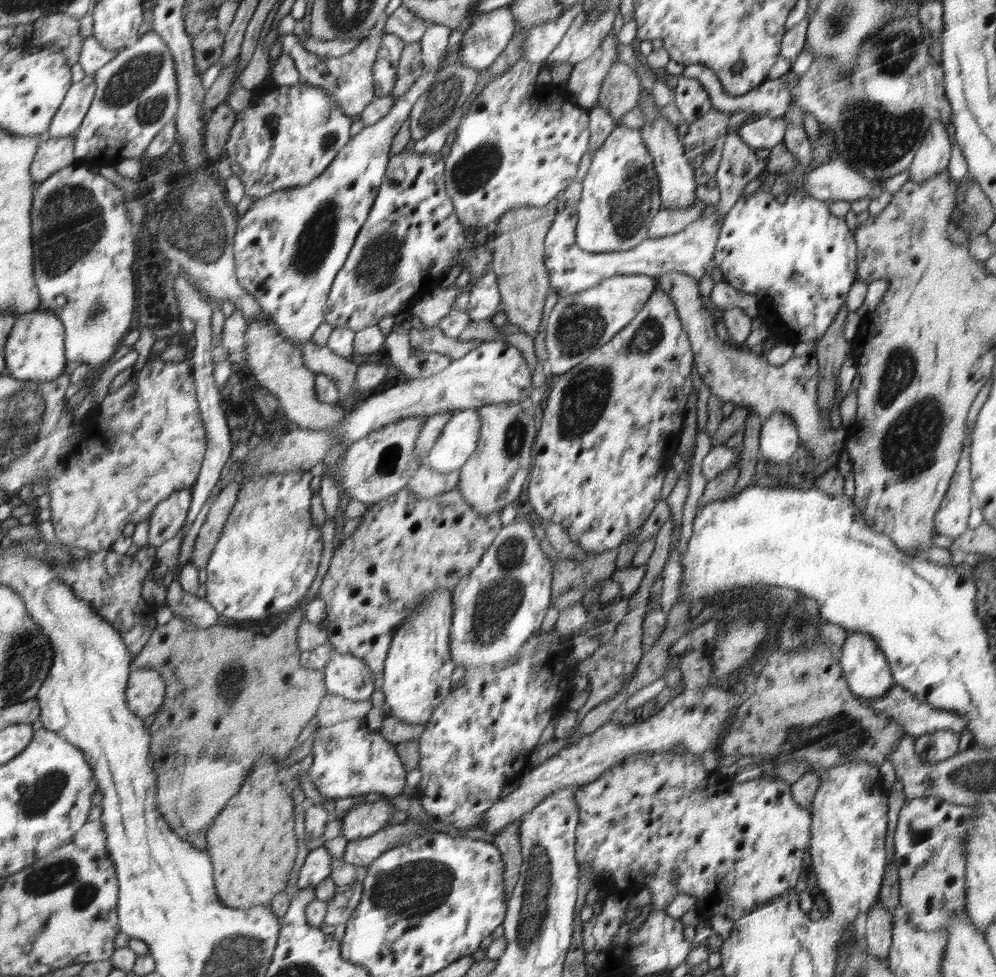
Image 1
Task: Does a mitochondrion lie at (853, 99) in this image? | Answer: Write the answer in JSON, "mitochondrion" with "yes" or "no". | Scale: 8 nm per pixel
{"mitochondrion":"yes"}

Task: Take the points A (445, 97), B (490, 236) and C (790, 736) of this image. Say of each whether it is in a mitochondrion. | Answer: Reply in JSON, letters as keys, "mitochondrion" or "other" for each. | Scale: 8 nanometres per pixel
{"A":"mitochondrion","B":"other","C":"mitochondrion"}

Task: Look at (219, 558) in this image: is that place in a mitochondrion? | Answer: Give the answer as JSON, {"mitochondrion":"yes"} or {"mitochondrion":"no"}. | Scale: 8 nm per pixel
{"mitochondrion":"no"}

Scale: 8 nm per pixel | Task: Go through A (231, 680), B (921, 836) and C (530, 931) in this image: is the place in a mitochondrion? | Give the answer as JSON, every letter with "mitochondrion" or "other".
{"A":"mitochondrion","B":"other","C":"mitochondrion"}

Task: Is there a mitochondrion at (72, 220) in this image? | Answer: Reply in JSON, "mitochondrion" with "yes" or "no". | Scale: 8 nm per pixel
{"mitochondrion":"yes"}

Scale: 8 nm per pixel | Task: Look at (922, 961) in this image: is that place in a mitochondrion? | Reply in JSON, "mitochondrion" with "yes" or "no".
{"mitochondrion":"no"}

